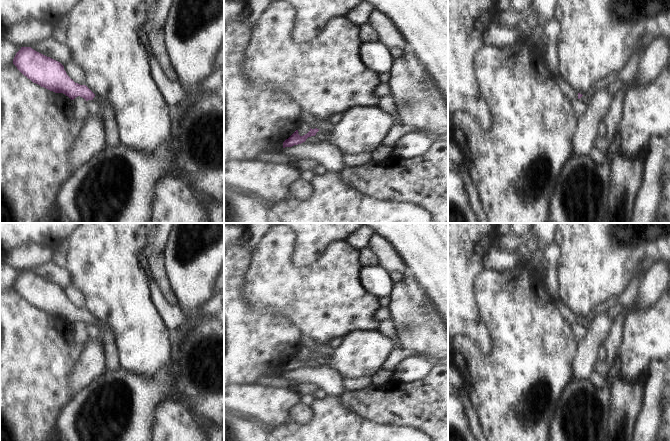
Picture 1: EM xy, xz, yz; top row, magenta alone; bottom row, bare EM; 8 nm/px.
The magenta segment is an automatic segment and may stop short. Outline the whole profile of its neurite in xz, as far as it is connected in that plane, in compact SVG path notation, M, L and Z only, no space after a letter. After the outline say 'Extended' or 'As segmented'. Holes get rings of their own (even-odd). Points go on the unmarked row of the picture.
M310 352L310 355L303 360L300 360L298 357L299 357L298 354L296 354L288 363L286 363L283 366L283 372L301 368L305 366L308 361L311 360L315 360L319 366L326 365L327 363L326 358L317 352L315 353Z. Extended.

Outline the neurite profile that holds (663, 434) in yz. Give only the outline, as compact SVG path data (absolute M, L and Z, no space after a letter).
M670 356L664 360L666 366L666 386L662 395L663 414L657 434L657 441L670 441Z

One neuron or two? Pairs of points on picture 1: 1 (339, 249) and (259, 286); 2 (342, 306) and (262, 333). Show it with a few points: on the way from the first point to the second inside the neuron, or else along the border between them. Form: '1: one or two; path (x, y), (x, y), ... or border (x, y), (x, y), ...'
1: one; path (320, 269), (303, 286), (279, 286)
2: two; border (272, 312), (284, 314), (300, 333)

